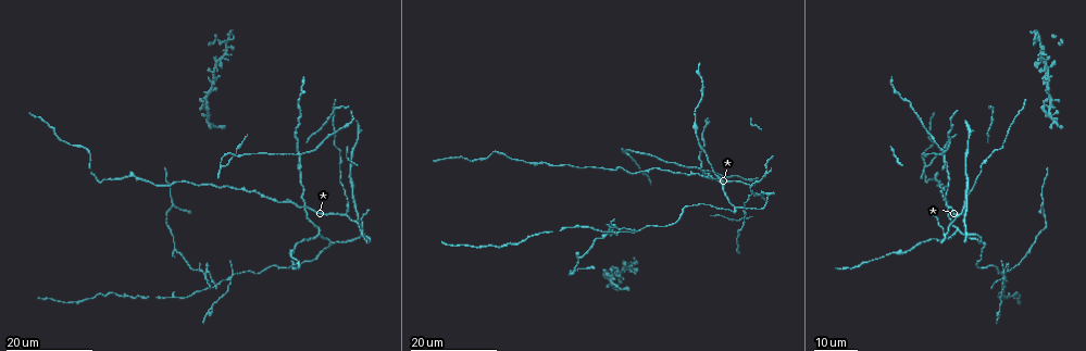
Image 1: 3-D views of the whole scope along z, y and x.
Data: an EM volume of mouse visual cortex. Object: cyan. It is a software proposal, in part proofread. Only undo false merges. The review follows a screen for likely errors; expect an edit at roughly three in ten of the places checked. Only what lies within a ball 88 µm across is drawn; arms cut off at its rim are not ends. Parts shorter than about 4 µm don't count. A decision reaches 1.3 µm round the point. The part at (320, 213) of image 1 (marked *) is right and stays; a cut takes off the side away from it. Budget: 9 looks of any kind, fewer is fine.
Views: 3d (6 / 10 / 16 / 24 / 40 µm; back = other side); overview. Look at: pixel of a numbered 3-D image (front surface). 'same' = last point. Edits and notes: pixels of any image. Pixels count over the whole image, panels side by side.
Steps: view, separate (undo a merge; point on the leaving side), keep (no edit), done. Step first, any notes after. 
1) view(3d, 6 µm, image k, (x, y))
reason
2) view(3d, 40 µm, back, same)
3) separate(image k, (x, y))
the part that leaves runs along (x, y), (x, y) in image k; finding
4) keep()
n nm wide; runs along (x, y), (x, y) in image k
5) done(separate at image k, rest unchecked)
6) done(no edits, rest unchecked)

view(3d, 16 µm, image 1, (306, 208))
looks like a crossing

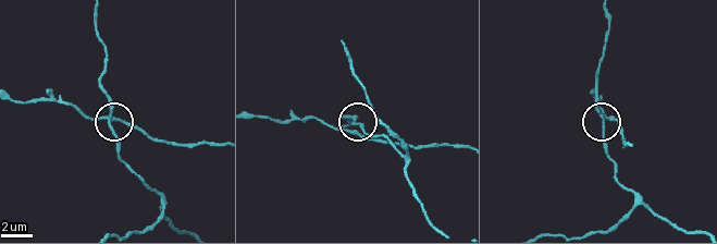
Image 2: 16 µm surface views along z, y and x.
view(3d, 6 µm, image 2, (354, 124))
zoom in

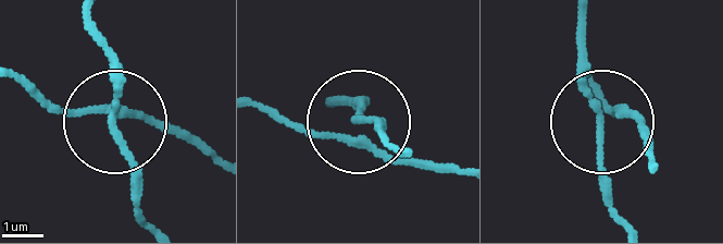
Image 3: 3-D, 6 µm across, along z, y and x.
keep()
4 arms; runs along (655, 160), (640, 125), (613, 119), (596, 92) in image 3; all the same neuron

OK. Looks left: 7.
view(3d, 16 µm, image 1, (957, 228))
three-way junction

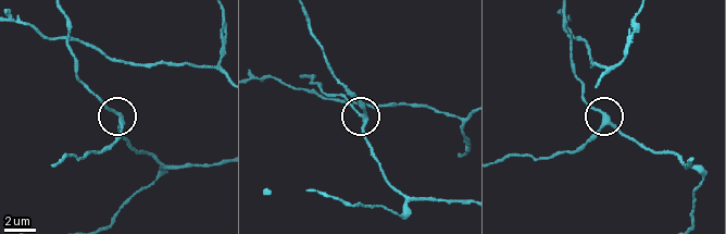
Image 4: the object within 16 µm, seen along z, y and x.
view(3d, 6 µm, image 4, (364, 120))

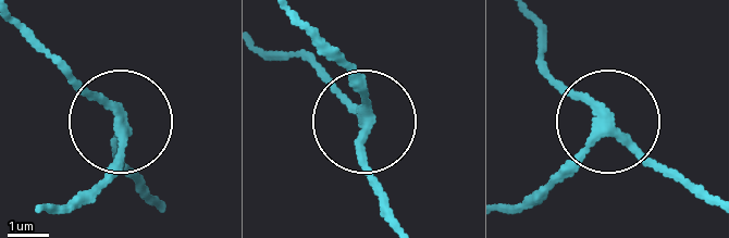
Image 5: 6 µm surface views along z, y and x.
keep()
runs along (526, 17), (546, 70), (598, 121), (515, 211) in image 5; all the same neuron

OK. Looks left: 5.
view(3d, 24 µm, image 1, (346, 213))
arms part here

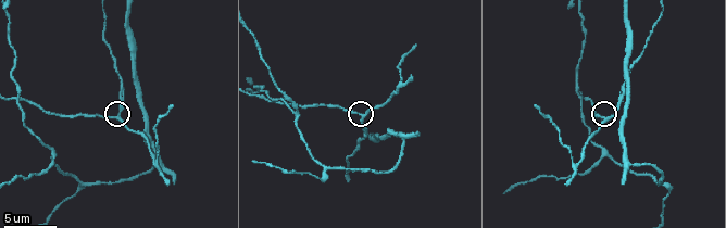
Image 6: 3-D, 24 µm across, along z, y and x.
view(3d, 6 µm, image 6, (609, 117))

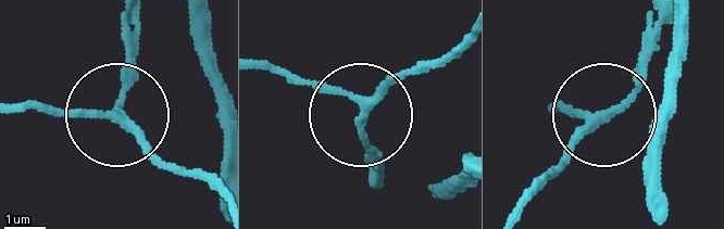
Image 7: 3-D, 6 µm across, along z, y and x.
view(3d, 6 µm, back, image 7, (361, 119))

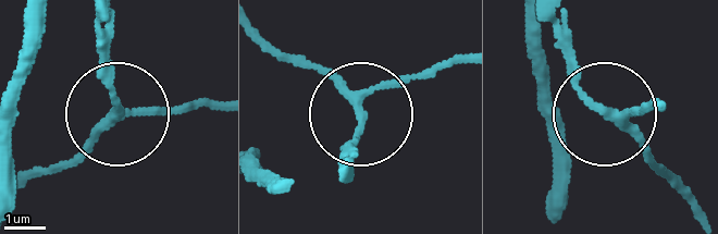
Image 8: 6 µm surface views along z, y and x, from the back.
keep()
180 nm wide; runs along (462, 52), (390, 81), (359, 108), (299, 57) in image 8; continuous, no second neuron

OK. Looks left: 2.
view(3d, 16 µm, image 1, (1004, 281))
branch point

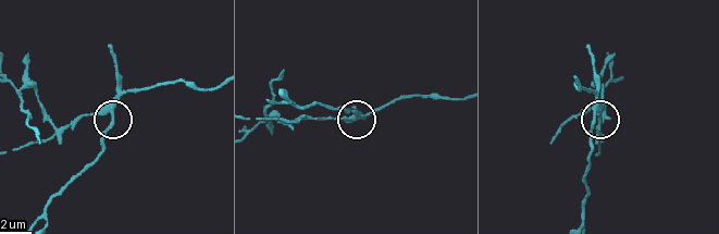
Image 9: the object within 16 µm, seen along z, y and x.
view(3d, 10 µm, image 9, (351, 115))
closer look

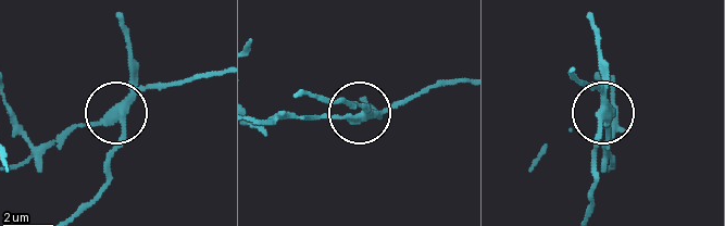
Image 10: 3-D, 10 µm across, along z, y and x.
separate(image 10, (132, 68))
3 arms; the part that leaves runs along (124, 107), (124, 136), (109, 179), (74, 211) in image 10; two neurons meet here

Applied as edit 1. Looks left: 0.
done(separate at image 10, rest unchecked)

